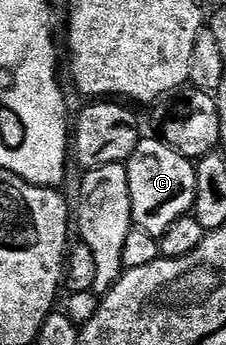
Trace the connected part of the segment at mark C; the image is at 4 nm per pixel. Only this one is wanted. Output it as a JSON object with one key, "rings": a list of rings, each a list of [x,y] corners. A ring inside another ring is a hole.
{"rings":[[[143,138],[126,164],[131,187],[133,223],[153,236],[162,236],[176,218],[191,215],[196,198],[195,161],[176,154],[162,139]]]}

